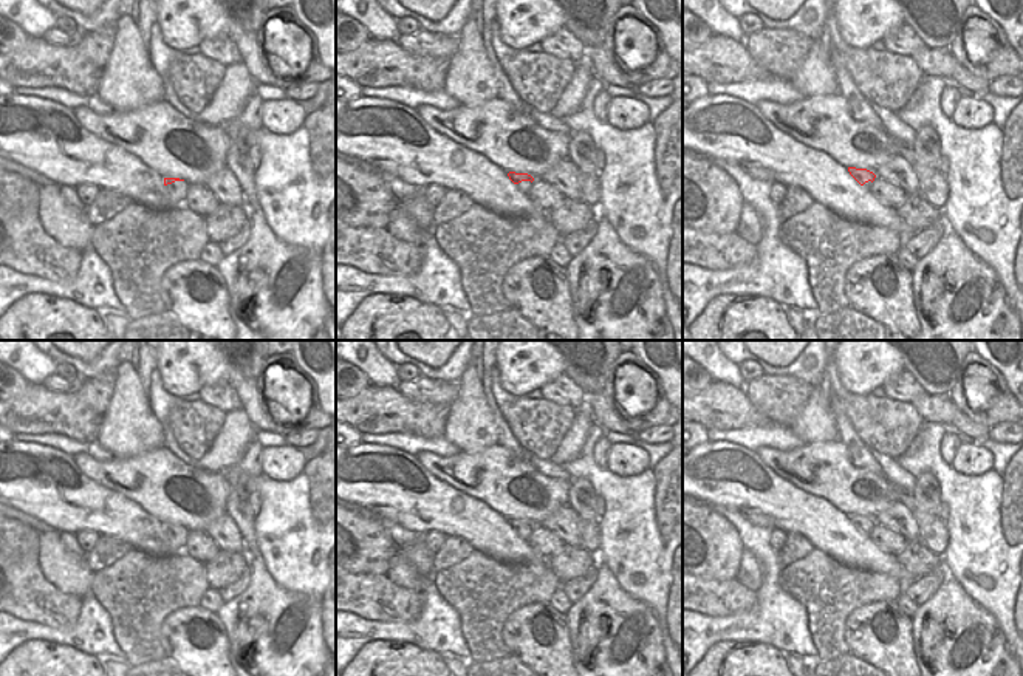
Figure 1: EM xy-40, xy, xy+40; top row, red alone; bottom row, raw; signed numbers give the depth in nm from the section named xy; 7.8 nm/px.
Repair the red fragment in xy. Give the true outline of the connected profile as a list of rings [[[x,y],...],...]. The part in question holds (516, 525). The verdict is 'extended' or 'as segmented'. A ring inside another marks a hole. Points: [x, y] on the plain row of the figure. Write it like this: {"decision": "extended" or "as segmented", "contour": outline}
{"decision": "extended", "contour": [[[509,518],[508,520],[509,526],[515,531],[515,534],[523,538],[525,541],[528,541],[534,524],[528,520],[515,520],[515,518]]]}

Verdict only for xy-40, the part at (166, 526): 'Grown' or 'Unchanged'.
Grown.

